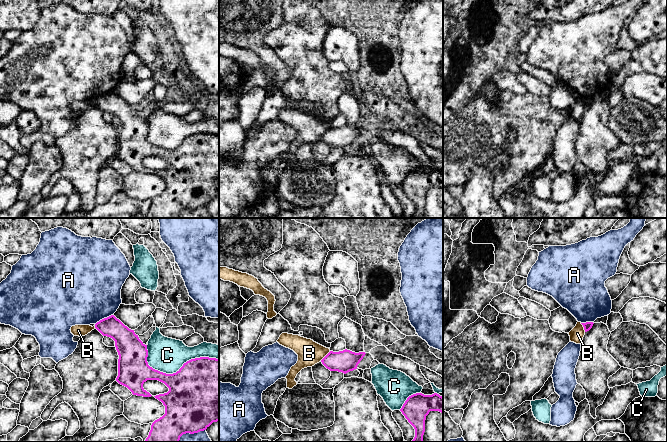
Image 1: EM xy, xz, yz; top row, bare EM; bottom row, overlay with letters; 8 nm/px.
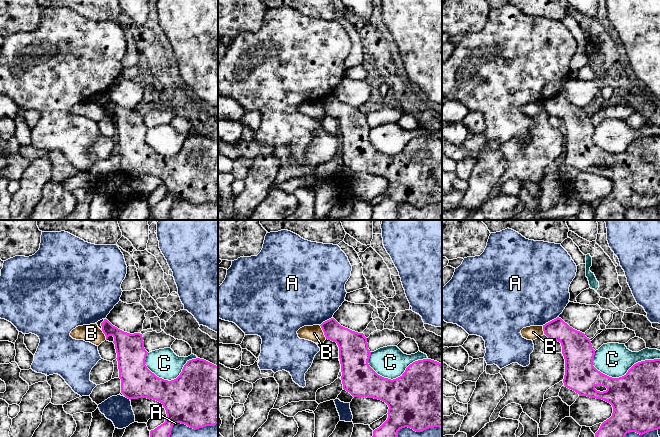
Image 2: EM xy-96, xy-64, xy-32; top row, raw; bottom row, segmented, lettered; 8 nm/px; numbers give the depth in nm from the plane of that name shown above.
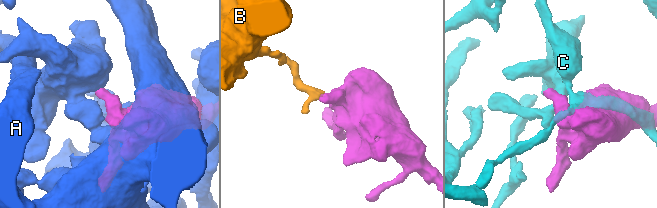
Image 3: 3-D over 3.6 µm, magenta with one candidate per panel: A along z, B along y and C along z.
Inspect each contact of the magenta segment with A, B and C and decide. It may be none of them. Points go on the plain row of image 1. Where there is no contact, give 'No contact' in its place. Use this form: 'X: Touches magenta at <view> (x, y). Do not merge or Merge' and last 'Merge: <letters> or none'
A: Touches magenta at xy (104, 94). Do not merge
B: Touches magenta at xz (326, 131). Do not merge
C: Touches magenta at xy (174, 149). Do not merge
Merge: none

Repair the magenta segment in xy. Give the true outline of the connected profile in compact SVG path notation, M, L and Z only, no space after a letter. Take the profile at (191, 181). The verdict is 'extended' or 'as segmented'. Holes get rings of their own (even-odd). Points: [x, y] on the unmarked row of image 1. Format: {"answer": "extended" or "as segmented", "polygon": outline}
{"answer": "as segmented", "polygon": "M114 91L104 94L95 100L103 111L115 117L119 131L118 152L116 157L127 163L133 171L151 173L143 164L147 156L158 156L164 159L169 167L154 172L165 182L165 190L155 196L145 218L179 218L183 210L198 209L206 206L213 198L219 197L219 135L200 133L187 137L173 150L166 150L148 141L148 126L135 110Z"}

